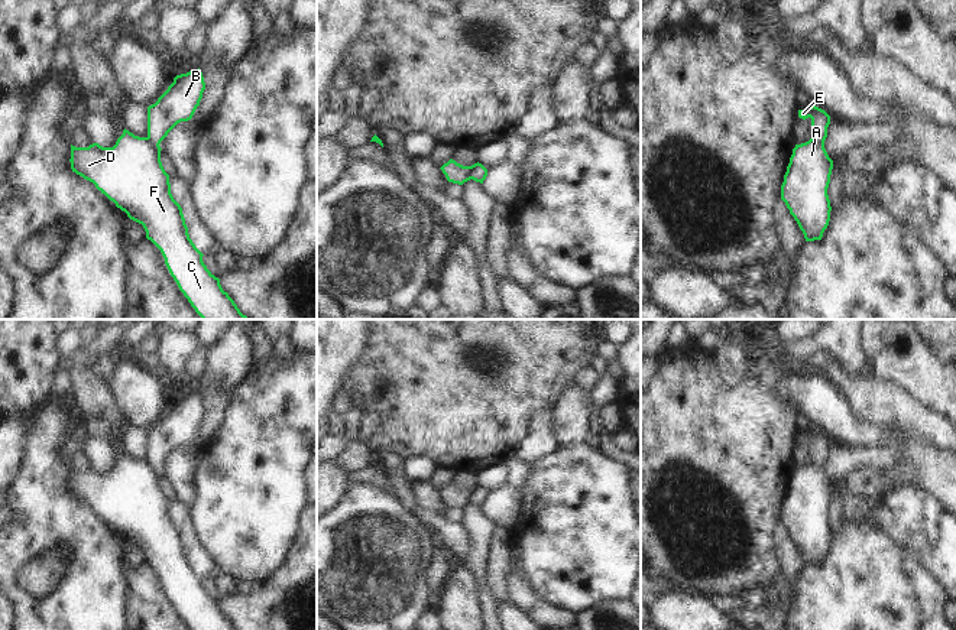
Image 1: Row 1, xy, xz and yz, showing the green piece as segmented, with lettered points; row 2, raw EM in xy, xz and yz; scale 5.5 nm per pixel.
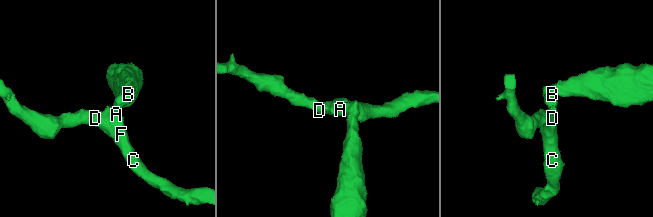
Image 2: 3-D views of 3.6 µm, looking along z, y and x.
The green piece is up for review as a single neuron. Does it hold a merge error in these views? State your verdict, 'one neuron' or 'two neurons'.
two neurons

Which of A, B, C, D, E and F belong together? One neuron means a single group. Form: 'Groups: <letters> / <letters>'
Groups: A C D F / B E.

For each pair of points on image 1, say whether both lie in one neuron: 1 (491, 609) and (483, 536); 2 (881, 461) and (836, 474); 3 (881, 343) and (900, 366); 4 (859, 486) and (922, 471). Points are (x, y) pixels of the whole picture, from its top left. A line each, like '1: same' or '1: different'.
1: same
2: same
3: same
4: different

